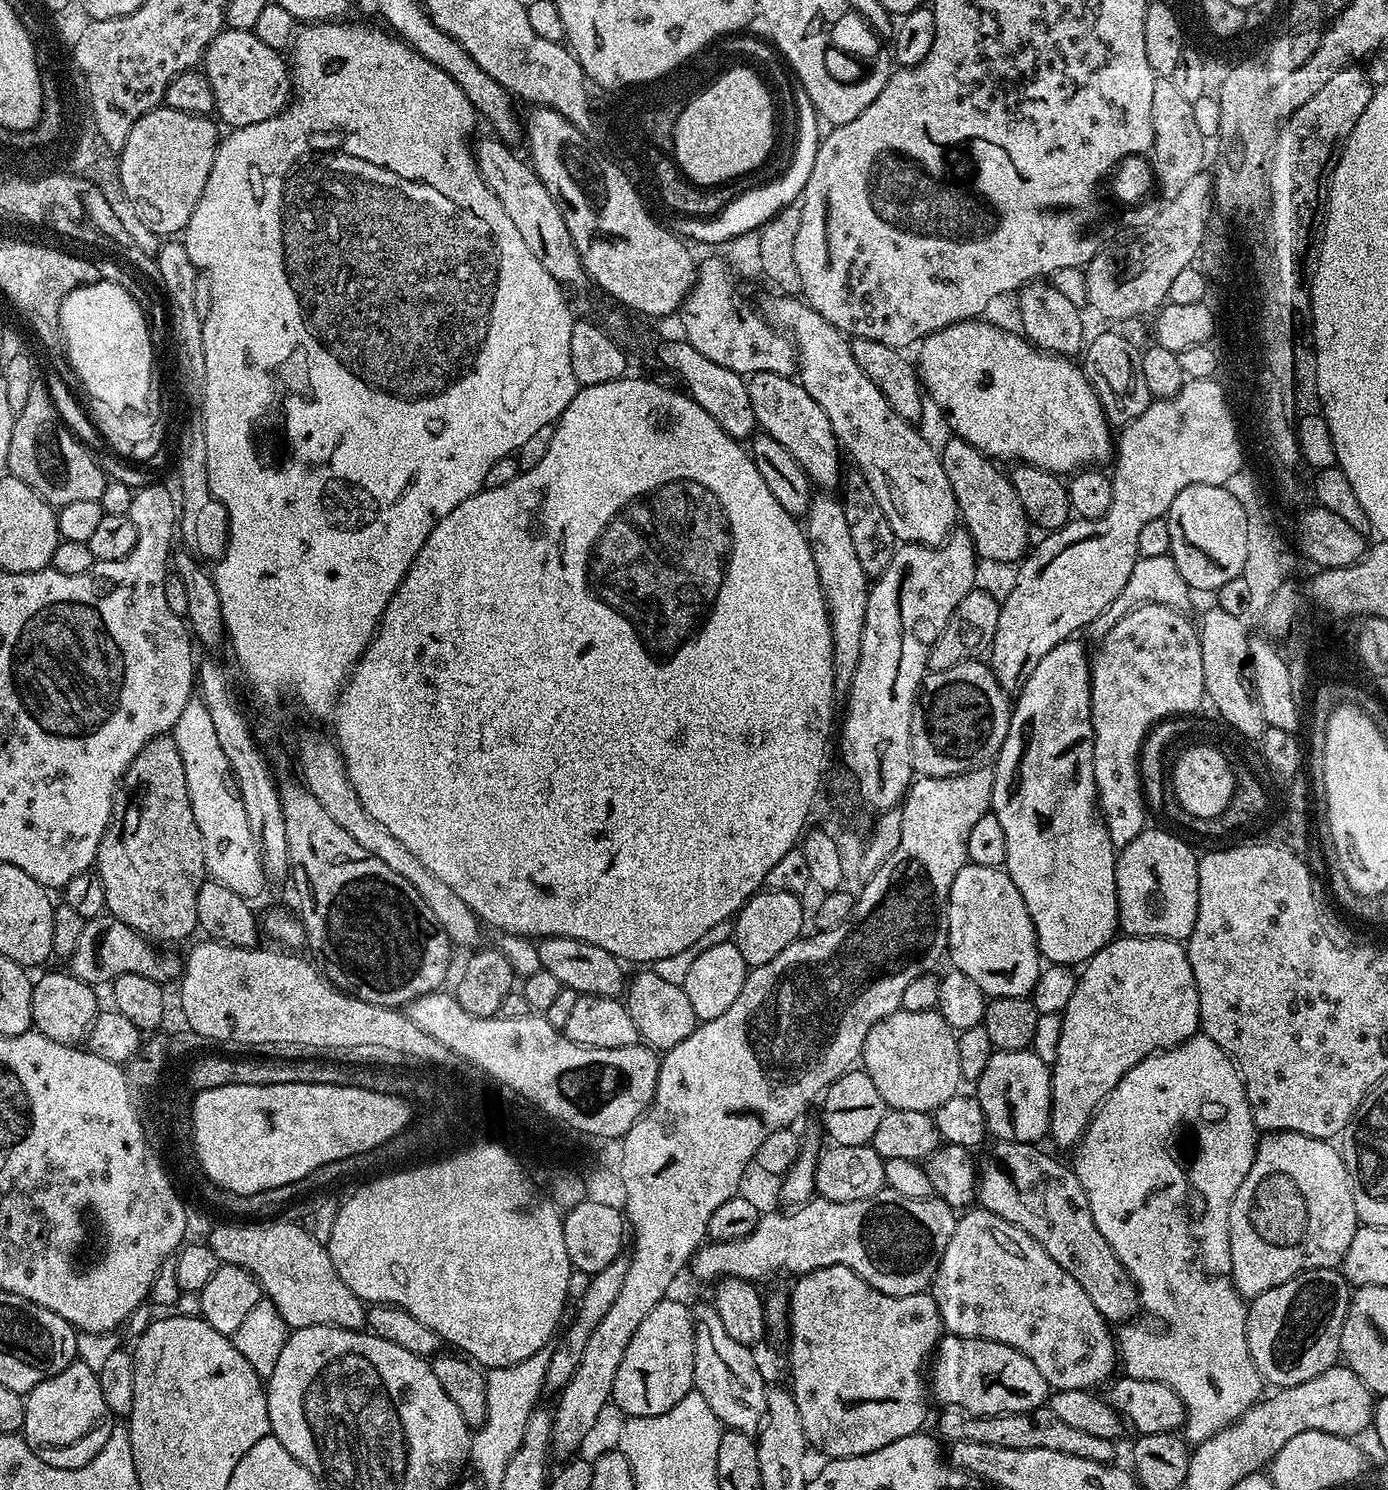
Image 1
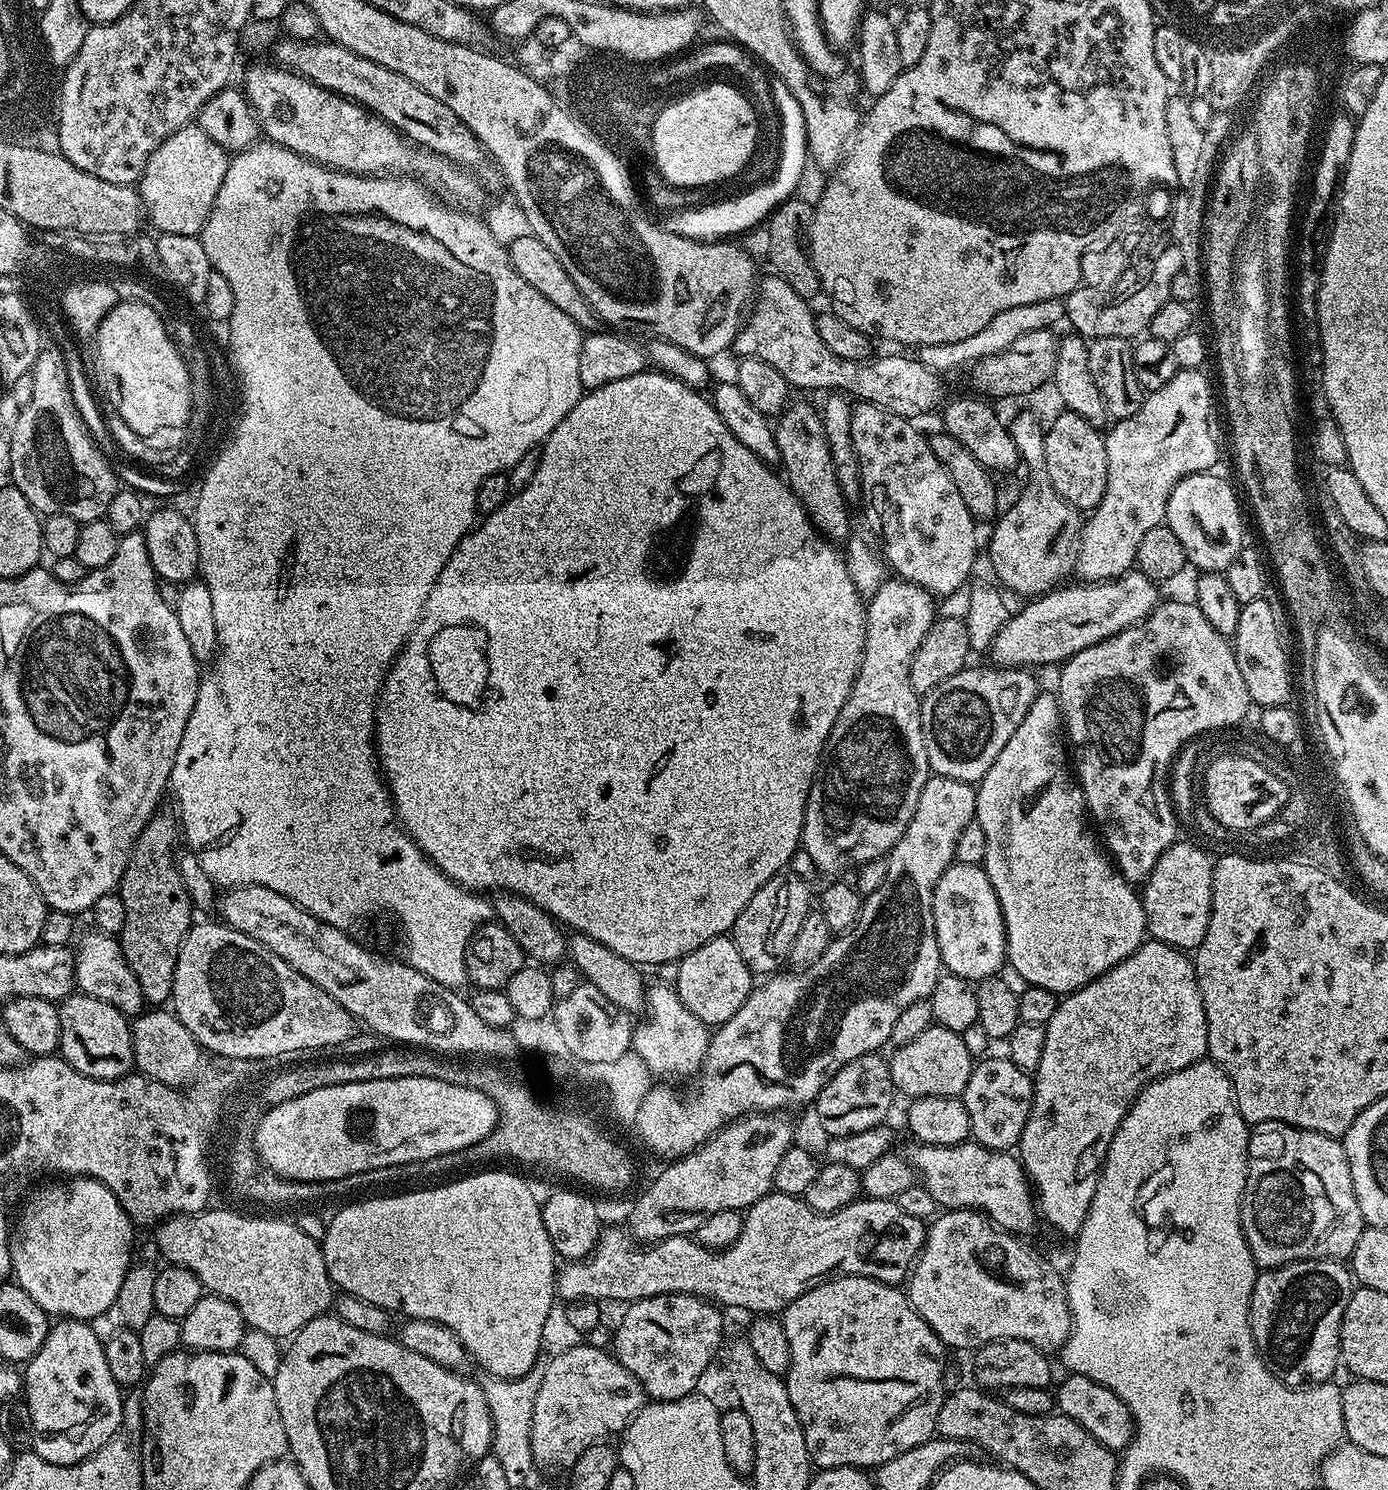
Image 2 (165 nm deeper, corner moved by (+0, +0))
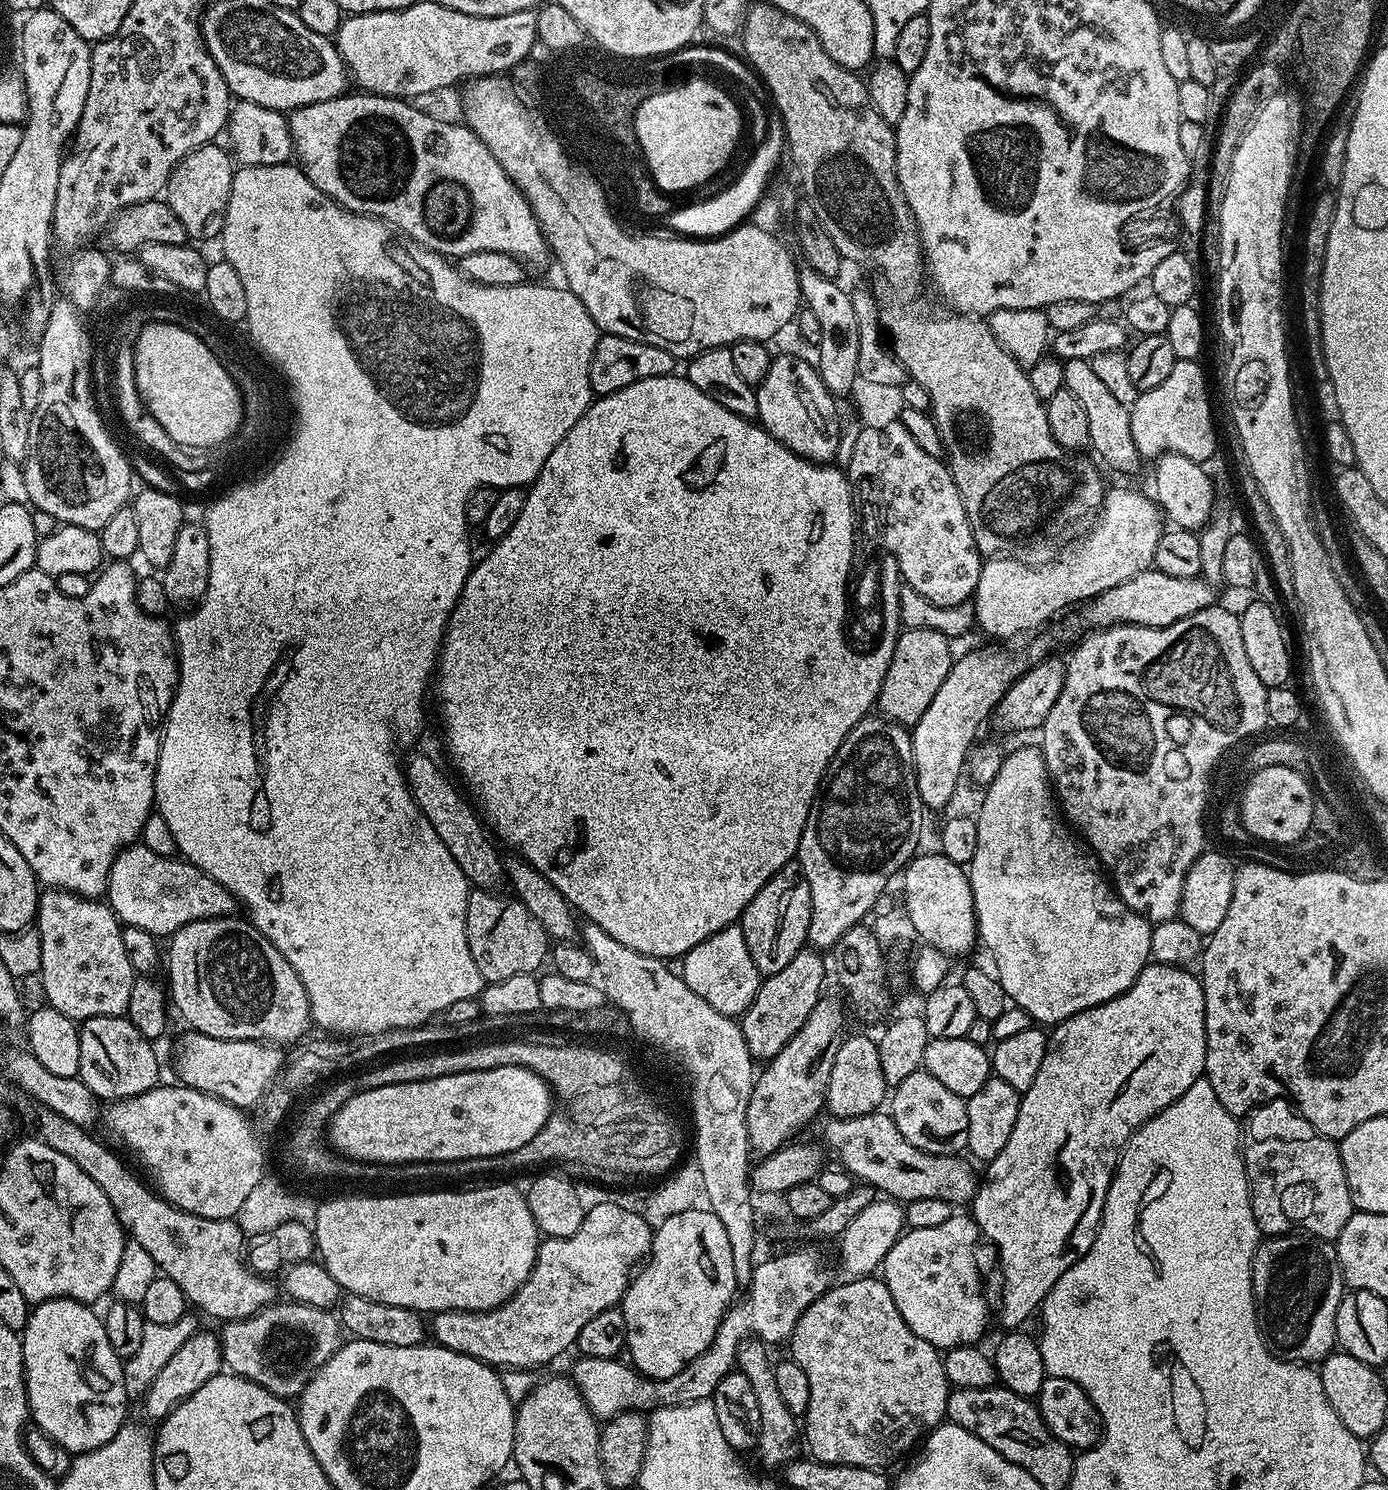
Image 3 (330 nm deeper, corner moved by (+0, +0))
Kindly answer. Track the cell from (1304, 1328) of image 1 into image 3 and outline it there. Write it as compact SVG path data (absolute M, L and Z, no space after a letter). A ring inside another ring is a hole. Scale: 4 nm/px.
M1289 1234L1261 1239L1252 1259L1252 1293L1256 1299L1256 1322L1274 1356L1294 1364L1315 1365L1322 1362L1337 1347L1336 1315L1346 1291L1344 1275L1338 1262L1336 1245L1318 1236Z

